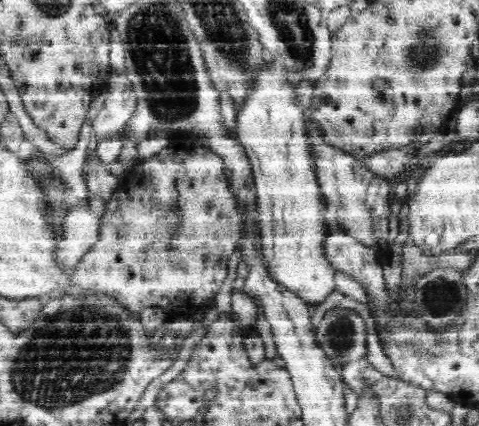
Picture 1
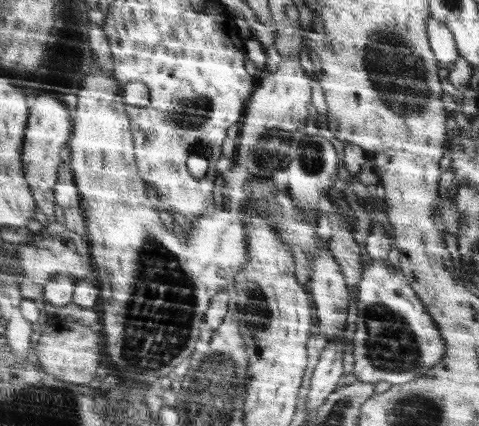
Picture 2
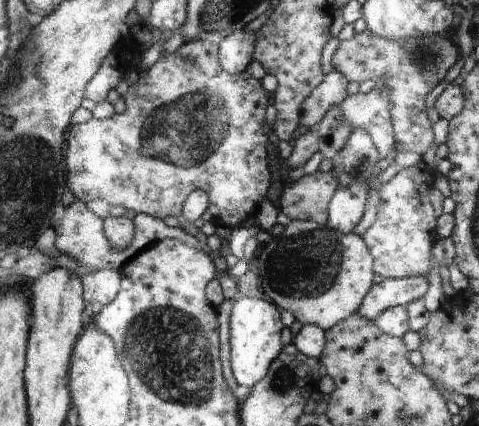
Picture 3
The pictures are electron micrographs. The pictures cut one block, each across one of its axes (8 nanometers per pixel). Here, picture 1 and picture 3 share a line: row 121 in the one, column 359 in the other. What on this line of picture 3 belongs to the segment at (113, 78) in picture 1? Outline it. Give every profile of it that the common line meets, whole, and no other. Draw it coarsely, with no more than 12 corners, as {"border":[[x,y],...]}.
{"border":[[371,90],[341,104],[345,124],[367,130],[387,156],[395,146],[389,92]]}

